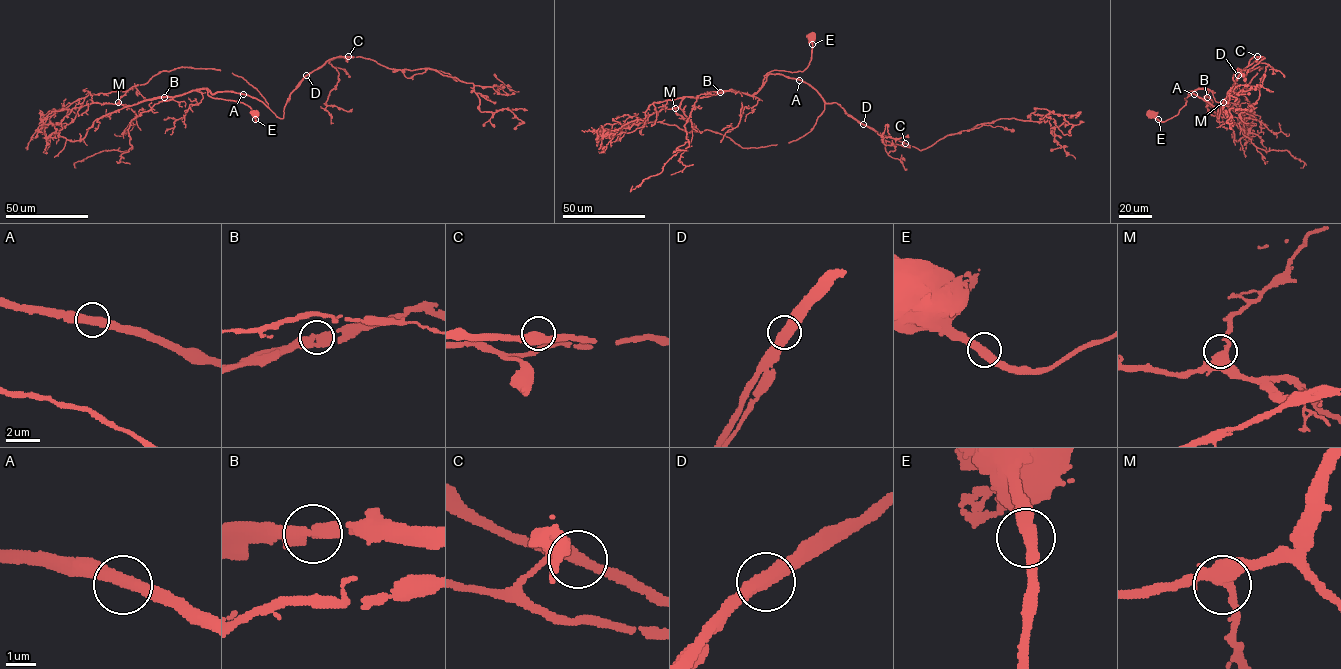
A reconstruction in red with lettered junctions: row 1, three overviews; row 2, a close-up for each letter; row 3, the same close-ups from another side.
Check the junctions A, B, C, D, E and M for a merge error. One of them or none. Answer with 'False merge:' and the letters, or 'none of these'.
False merge: D

